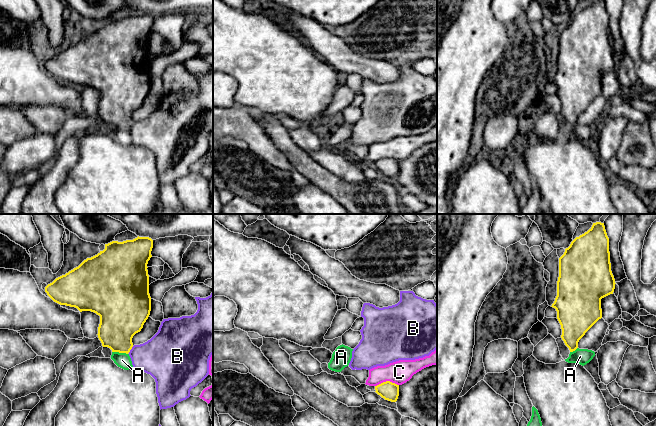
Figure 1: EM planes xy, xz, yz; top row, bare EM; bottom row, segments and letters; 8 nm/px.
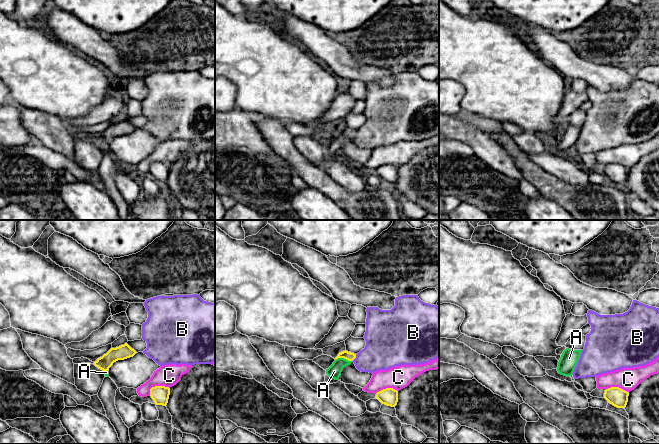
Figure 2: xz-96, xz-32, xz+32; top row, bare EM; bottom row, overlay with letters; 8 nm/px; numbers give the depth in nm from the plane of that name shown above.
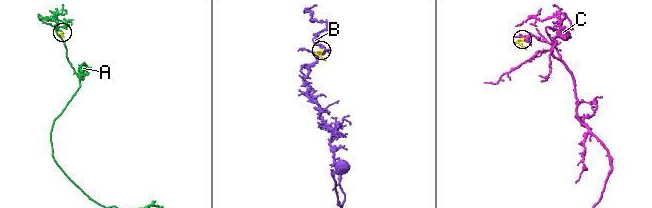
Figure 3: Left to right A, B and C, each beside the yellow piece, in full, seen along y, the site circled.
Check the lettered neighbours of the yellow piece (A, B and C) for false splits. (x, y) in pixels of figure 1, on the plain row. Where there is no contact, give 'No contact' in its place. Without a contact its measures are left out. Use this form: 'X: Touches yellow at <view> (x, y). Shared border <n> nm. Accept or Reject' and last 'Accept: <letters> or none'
A: Touches yellow at xy (120, 128). Shared border 130 nm. Reject
B: Touches yellow at xy (131, 124). Shared border 70 nm. Reject
C: Touches yellow at xz (386, 157). Shared border 190 nm. Reject
Accept: none

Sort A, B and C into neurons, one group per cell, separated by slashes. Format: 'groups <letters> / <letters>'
groups A / B / C

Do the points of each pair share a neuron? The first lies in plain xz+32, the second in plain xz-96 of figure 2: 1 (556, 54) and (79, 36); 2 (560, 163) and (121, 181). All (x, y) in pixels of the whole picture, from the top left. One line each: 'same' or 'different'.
1: same
2: same

